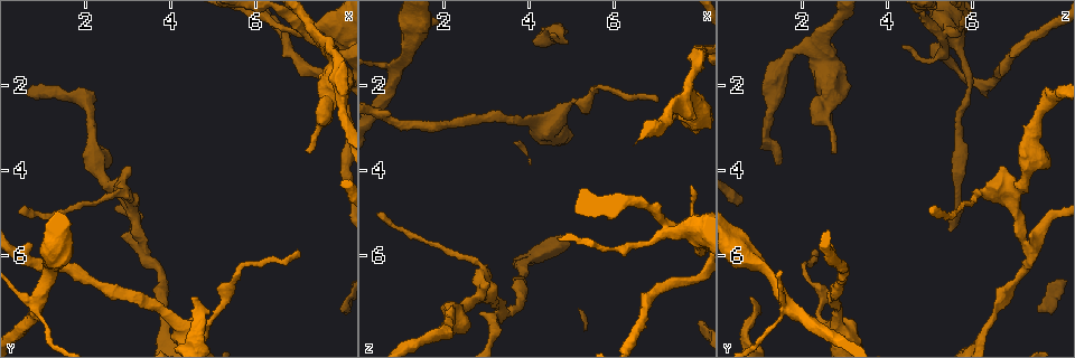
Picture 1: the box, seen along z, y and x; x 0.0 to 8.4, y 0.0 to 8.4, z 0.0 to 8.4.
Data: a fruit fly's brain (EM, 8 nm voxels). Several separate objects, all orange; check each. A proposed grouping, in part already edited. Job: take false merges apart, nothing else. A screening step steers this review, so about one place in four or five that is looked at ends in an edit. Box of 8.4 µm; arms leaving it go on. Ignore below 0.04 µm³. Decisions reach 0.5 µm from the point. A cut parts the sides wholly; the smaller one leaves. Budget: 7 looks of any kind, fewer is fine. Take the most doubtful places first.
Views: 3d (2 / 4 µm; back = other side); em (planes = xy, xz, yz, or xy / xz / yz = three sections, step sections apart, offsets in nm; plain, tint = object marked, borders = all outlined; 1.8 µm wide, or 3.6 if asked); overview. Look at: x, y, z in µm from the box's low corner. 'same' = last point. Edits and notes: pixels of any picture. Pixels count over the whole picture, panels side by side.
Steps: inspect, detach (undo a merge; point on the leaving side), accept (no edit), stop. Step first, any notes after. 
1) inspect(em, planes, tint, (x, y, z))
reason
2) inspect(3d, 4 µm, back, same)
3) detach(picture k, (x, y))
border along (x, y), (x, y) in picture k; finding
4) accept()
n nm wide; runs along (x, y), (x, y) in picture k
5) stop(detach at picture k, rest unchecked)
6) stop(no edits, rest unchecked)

inspect(em, planes, tint, (3.25, 5.50, 7.10))
three arms meet

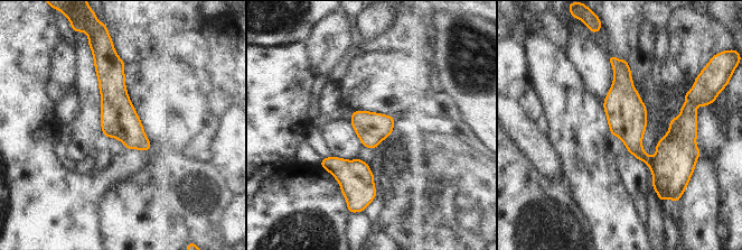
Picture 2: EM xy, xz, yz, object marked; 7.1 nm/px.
detach(picture 2, (673, 165))
two cells meet here

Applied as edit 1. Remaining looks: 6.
inspect(em, planes, tint, (0.90, 7.20, 1.70))
abrupt turn

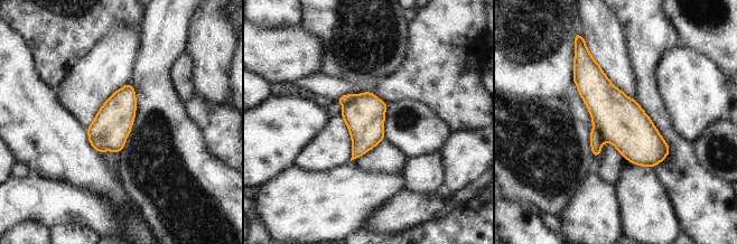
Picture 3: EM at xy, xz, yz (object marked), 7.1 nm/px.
detach(picture 3, (344, 100))
280 nm wide; two cells meet here

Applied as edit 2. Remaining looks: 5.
inspect(overview)
see it whole again

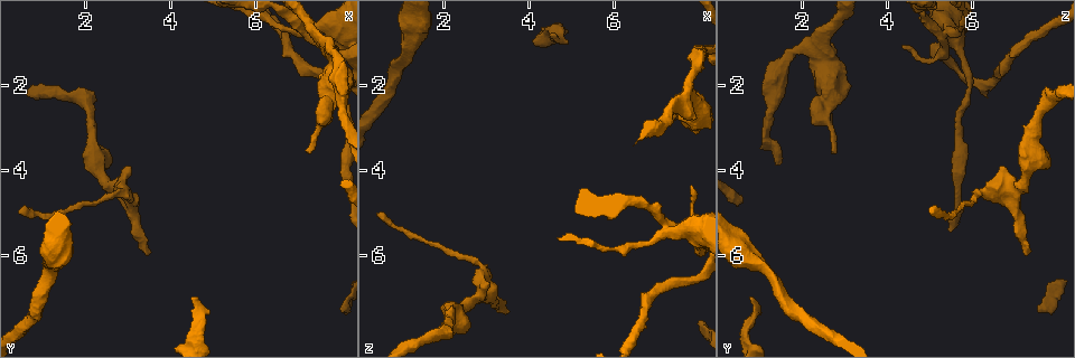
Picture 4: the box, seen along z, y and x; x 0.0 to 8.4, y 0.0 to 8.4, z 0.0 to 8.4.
inspect(em, planes, tint, (7.25, 0.80, 5.50))
three arms meet

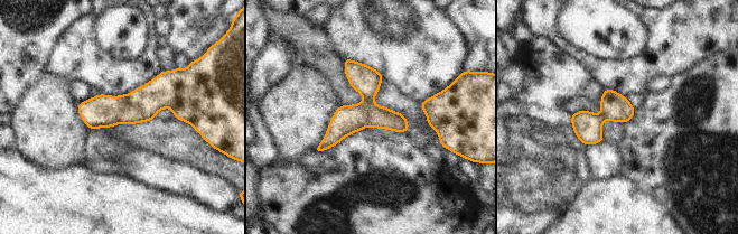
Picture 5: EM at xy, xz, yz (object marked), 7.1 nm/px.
detach(picture 5, (366, 81))
border along (364, 97), (373, 101) in picture 5; two cells meet here

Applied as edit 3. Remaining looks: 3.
stop(detach at picture 2, detach at picture 3, detach at picture 5, rest unchecked)

